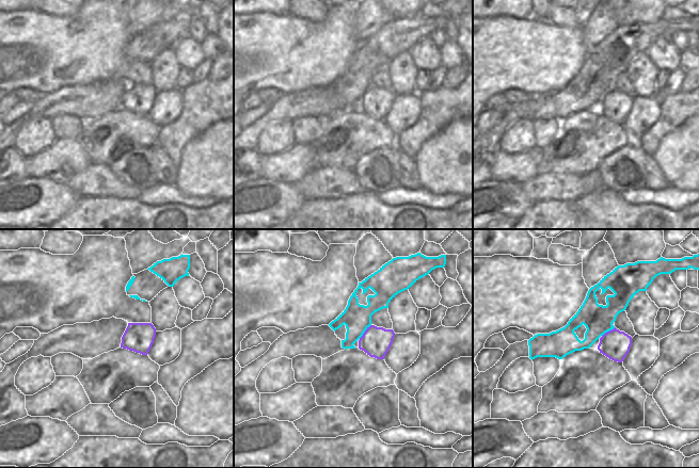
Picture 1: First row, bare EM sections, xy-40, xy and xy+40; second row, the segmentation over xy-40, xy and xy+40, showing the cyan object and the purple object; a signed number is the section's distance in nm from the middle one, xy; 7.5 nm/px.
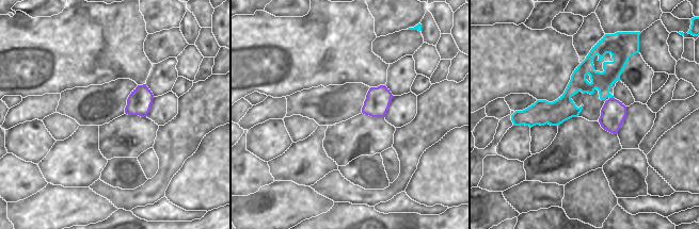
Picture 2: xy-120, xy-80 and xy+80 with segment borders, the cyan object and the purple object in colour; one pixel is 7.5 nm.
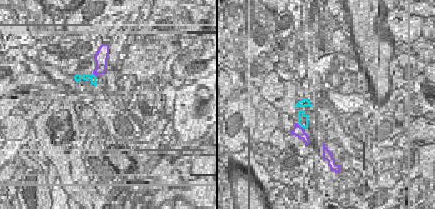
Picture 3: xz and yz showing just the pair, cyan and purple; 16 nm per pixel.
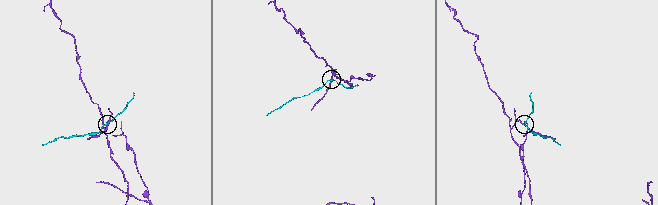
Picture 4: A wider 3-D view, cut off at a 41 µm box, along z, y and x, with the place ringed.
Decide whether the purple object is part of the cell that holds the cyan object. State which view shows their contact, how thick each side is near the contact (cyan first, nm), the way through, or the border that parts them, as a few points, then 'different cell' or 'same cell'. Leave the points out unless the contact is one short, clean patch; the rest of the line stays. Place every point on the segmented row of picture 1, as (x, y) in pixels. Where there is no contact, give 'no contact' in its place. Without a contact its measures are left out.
contact in xy; calibres 200 and 220 nm; border xy (370, 324), (359, 338); different cell

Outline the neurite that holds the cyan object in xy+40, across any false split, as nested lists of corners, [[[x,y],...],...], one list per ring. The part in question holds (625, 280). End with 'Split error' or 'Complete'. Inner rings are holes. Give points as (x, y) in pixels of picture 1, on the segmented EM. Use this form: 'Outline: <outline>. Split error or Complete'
Outline: [[[699,254],[682,259],[661,257],[656,261],[618,265],[589,289],[583,305],[565,327],[550,334],[537,334],[528,340],[529,358],[562,359],[575,351],[589,349],[601,336],[615,328],[613,323],[617,316],[626,309],[630,301],[639,291],[647,291],[656,276],[689,268],[699,271]],[[600,288],[601,294],[608,288],[615,293],[606,296],[606,306],[598,304],[595,292]],[[583,324],[587,330],[585,339],[581,341],[574,330]]]. Complete.

